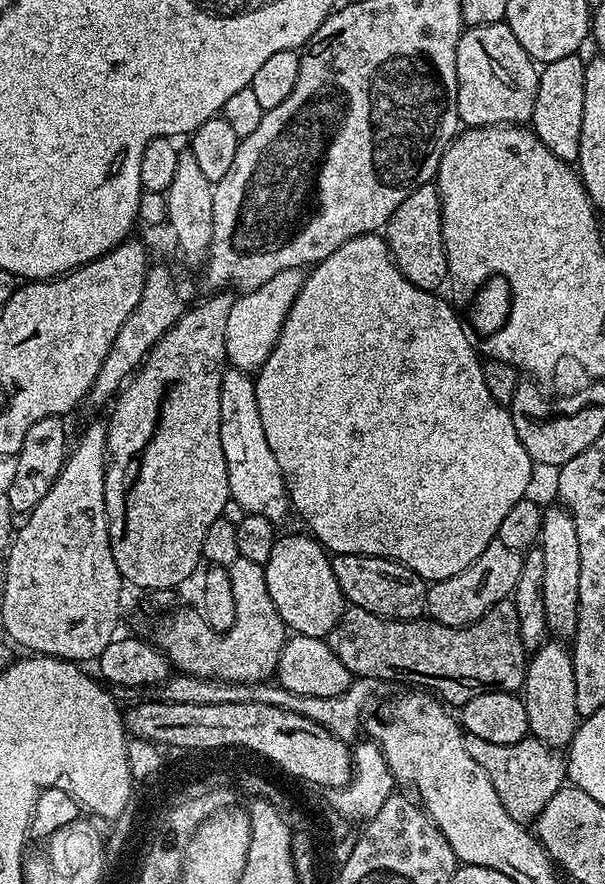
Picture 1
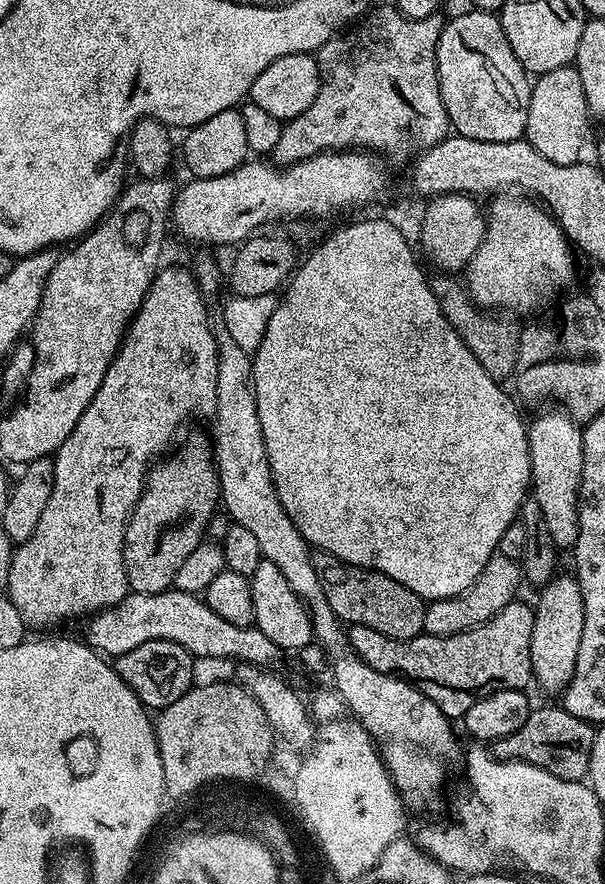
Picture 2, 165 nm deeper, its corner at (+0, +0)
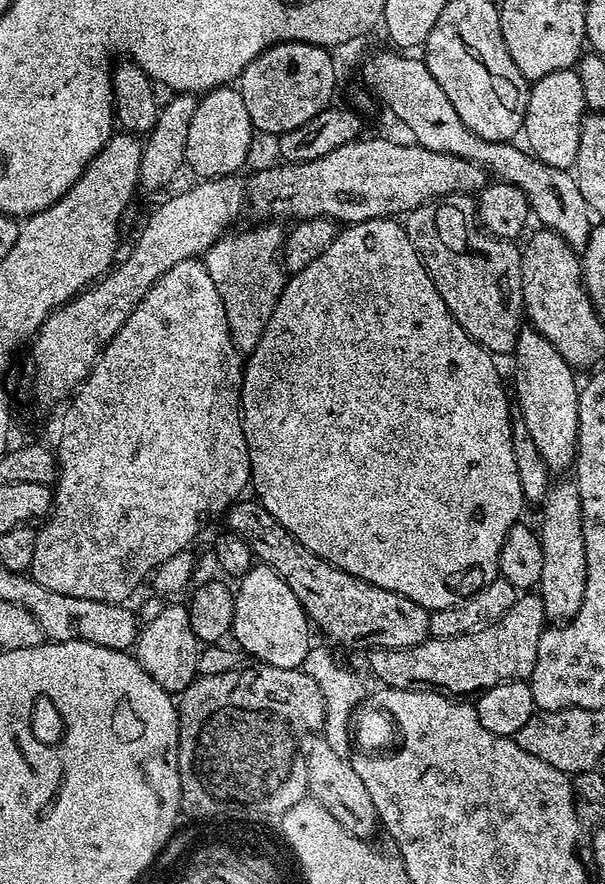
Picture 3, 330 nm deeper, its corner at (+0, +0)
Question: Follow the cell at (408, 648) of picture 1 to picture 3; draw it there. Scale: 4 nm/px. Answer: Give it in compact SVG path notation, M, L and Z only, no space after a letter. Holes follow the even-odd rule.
M520 594L517 595L514 606L510 606L510 610L502 614L502 618L498 618L493 624L488 624L477 632L445 640L429 638L418 646L409 648L369 648L366 652L368 668L386 688L433 692L449 698L476 698L488 689L508 681L527 681L534 670L534 662L538 658L538 646L544 639L545 631L546 621L540 595Z

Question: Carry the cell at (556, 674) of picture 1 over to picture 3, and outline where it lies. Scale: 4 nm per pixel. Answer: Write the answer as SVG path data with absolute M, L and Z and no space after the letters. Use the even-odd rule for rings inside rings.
M571 479L553 483L542 501L544 513L538 523L542 542L542 578L538 595L542 598L544 619L548 622L573 620L586 594L586 538L582 534L582 502Z

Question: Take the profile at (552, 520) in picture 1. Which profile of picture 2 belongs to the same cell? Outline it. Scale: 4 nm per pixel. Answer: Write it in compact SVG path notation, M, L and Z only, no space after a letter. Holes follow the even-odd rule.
M540 412L527 425L528 449L530 450L530 470L532 482L530 496L542 506L542 519L550 530L550 538L554 538L557 549L575 549L578 530L580 529L580 483L582 482L582 462L584 461L584 433L581 425L573 420L567 412Z

